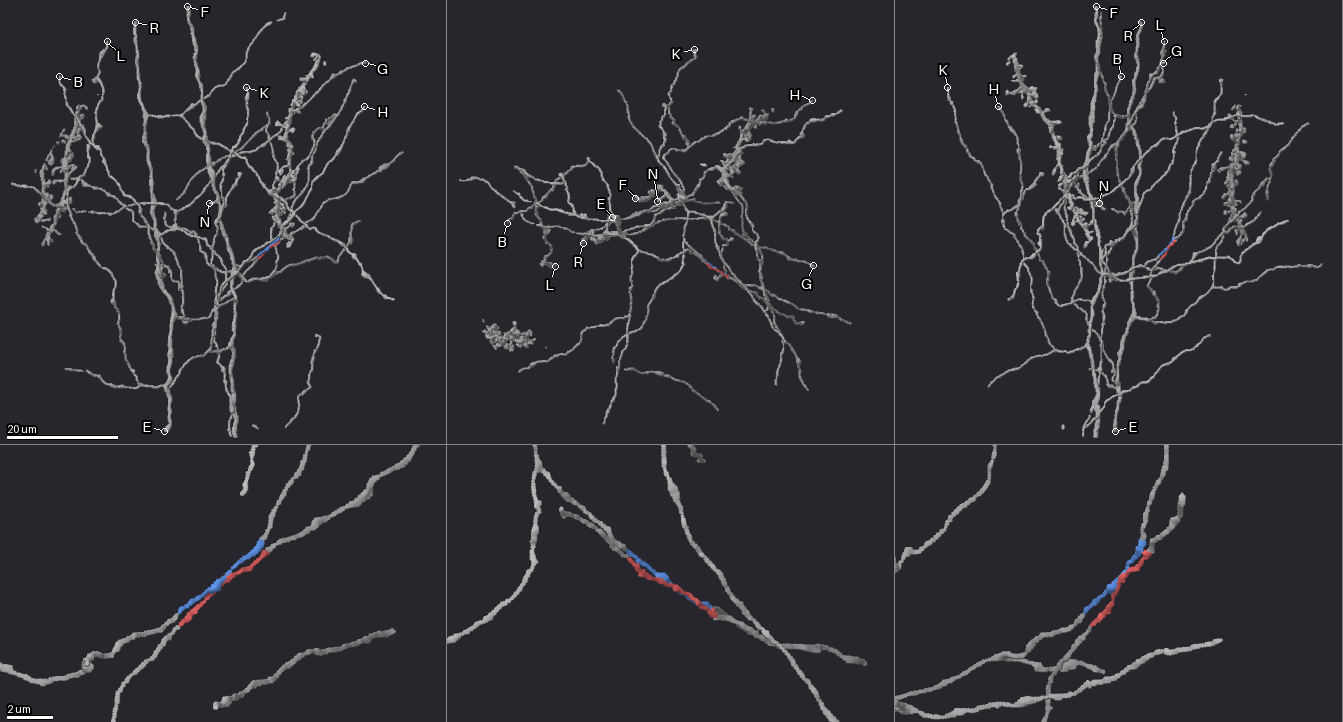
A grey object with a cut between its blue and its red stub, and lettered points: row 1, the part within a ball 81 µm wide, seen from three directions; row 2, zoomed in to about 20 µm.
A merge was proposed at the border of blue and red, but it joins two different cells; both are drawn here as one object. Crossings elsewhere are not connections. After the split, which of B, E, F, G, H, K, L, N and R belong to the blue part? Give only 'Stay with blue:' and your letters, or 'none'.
Stay with blue: F, H, K, N

